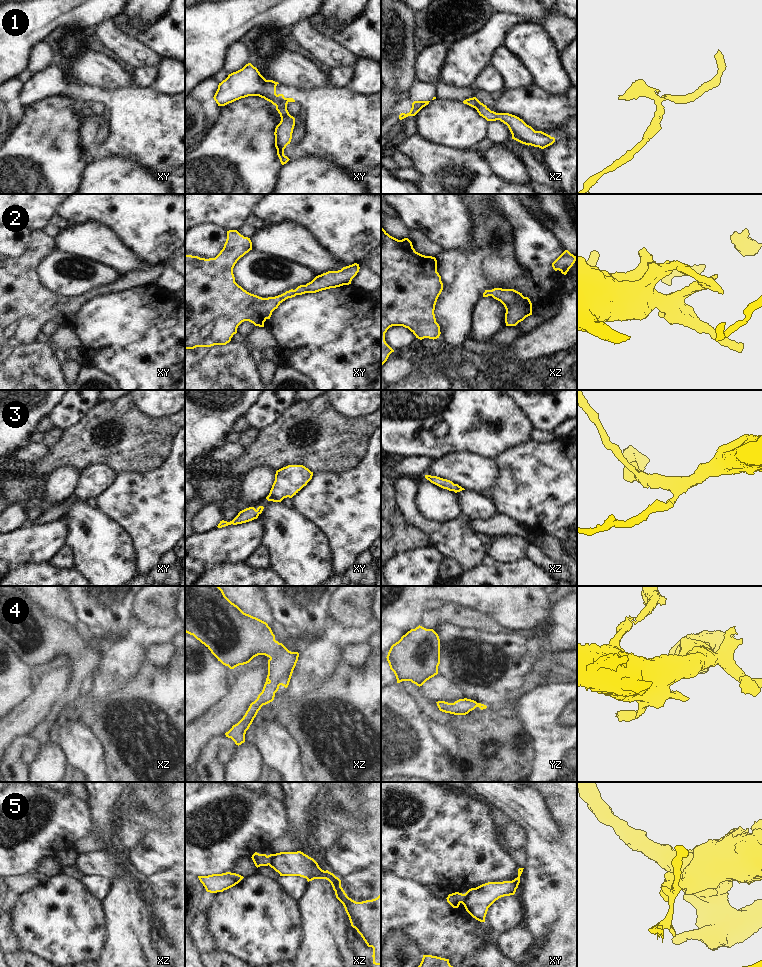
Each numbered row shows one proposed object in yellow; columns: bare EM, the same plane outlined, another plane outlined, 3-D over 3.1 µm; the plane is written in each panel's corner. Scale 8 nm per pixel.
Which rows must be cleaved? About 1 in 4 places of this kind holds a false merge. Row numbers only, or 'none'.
1, 5

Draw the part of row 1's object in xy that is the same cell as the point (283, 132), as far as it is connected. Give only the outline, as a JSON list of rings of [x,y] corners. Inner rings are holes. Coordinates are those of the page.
[[[283,102],[276,106],[276,110],[280,114],[281,121],[275,128],[275,147],[277,155],[282,165],[286,164],[290,159],[284,155],[284,149],[290,144],[292,133],[295,126],[295,118],[291,116],[287,110],[288,102]]]

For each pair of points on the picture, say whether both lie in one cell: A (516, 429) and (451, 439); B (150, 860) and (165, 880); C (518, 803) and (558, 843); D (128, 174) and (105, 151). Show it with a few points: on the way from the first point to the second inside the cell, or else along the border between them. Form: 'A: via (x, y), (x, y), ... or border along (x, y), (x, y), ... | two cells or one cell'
A: via (500, 432), (497, 434), (467, 434) | one cell
B: border along (174, 867), (150, 875) | two cells
C: via (528, 813), (548, 833) | one cell
D: border along (94, 159), (122, 157), (134, 162) | two cells

